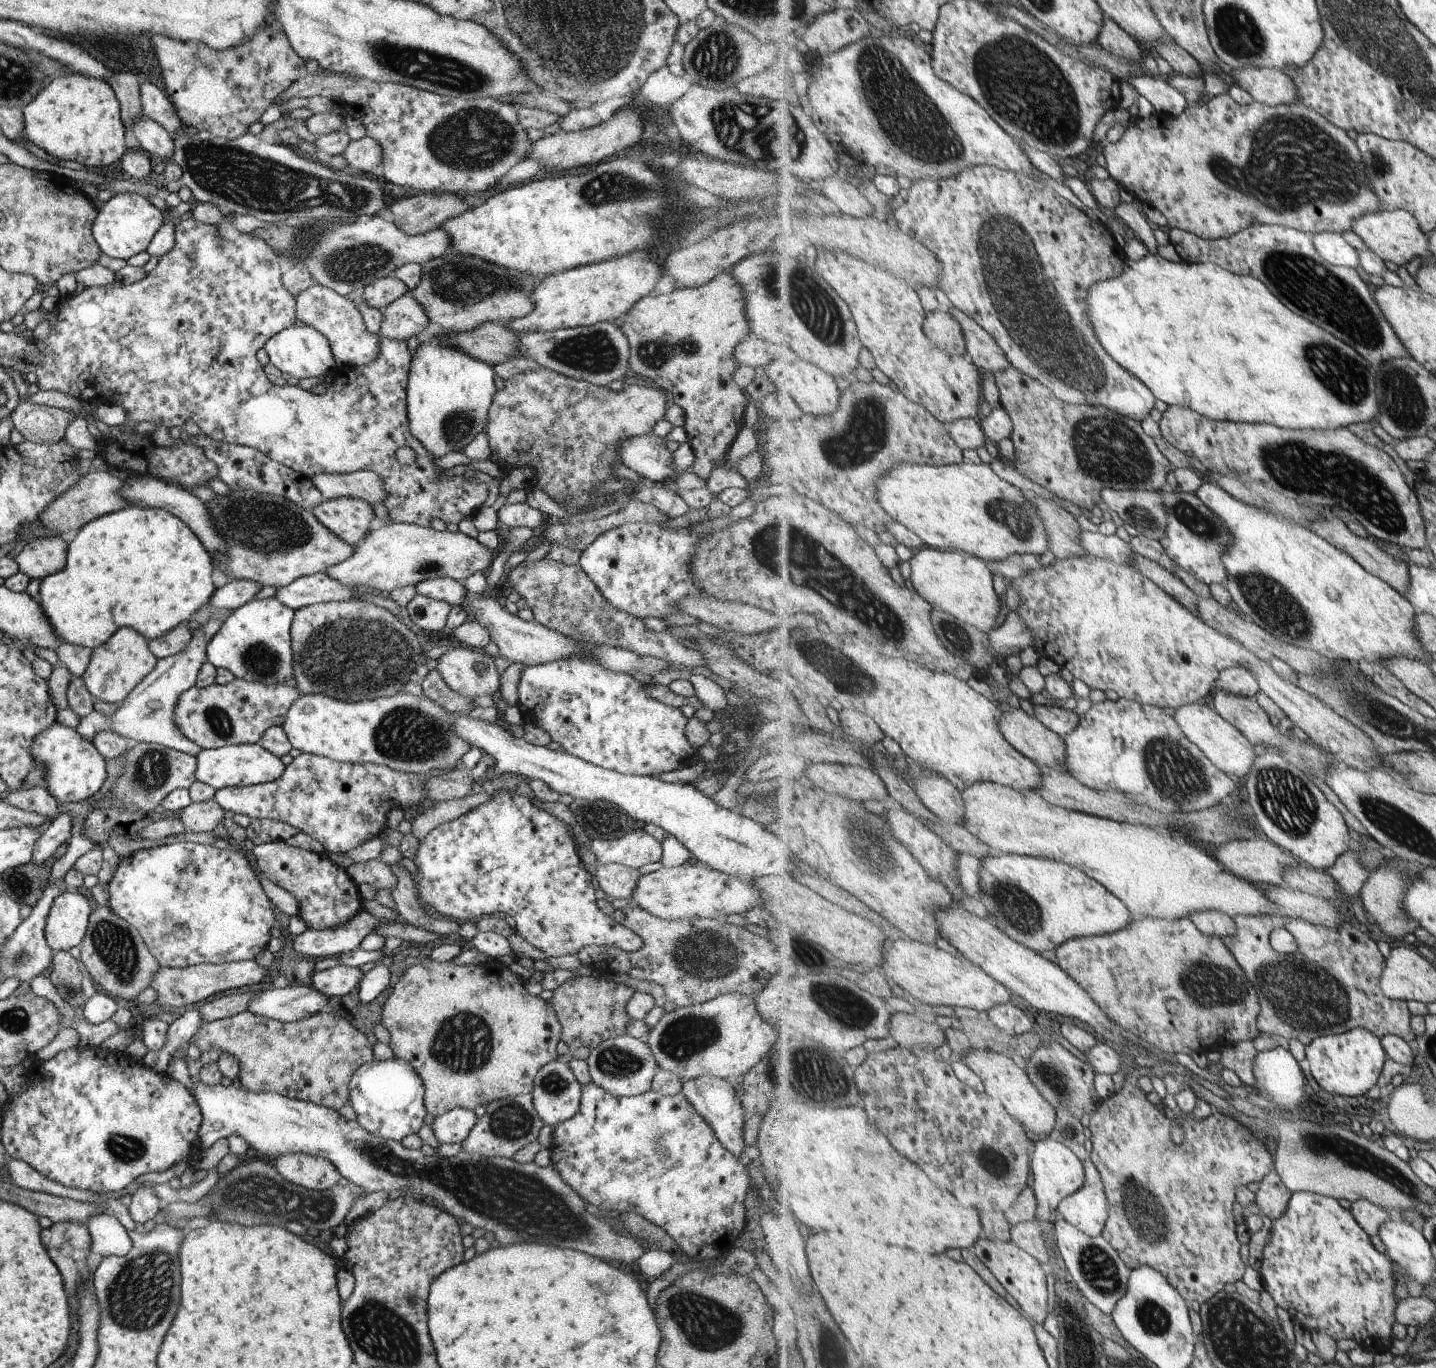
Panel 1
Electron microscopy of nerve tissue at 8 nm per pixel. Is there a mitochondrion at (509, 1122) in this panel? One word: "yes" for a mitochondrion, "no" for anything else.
yes

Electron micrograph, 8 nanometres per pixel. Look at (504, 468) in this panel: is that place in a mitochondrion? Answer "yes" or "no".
no

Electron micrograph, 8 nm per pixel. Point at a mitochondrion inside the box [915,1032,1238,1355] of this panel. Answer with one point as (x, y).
(1140, 1210)

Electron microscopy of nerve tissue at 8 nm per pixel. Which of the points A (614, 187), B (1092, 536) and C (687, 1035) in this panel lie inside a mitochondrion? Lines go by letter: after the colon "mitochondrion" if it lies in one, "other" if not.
A: mitochondrion
B: other
C: mitochondrion

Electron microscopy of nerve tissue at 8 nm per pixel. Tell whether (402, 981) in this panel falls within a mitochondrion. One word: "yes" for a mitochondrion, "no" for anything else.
no

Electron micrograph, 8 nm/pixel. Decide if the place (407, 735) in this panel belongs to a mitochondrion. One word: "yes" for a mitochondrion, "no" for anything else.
yes

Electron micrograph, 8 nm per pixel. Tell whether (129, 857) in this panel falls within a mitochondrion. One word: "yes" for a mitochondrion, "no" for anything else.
no

